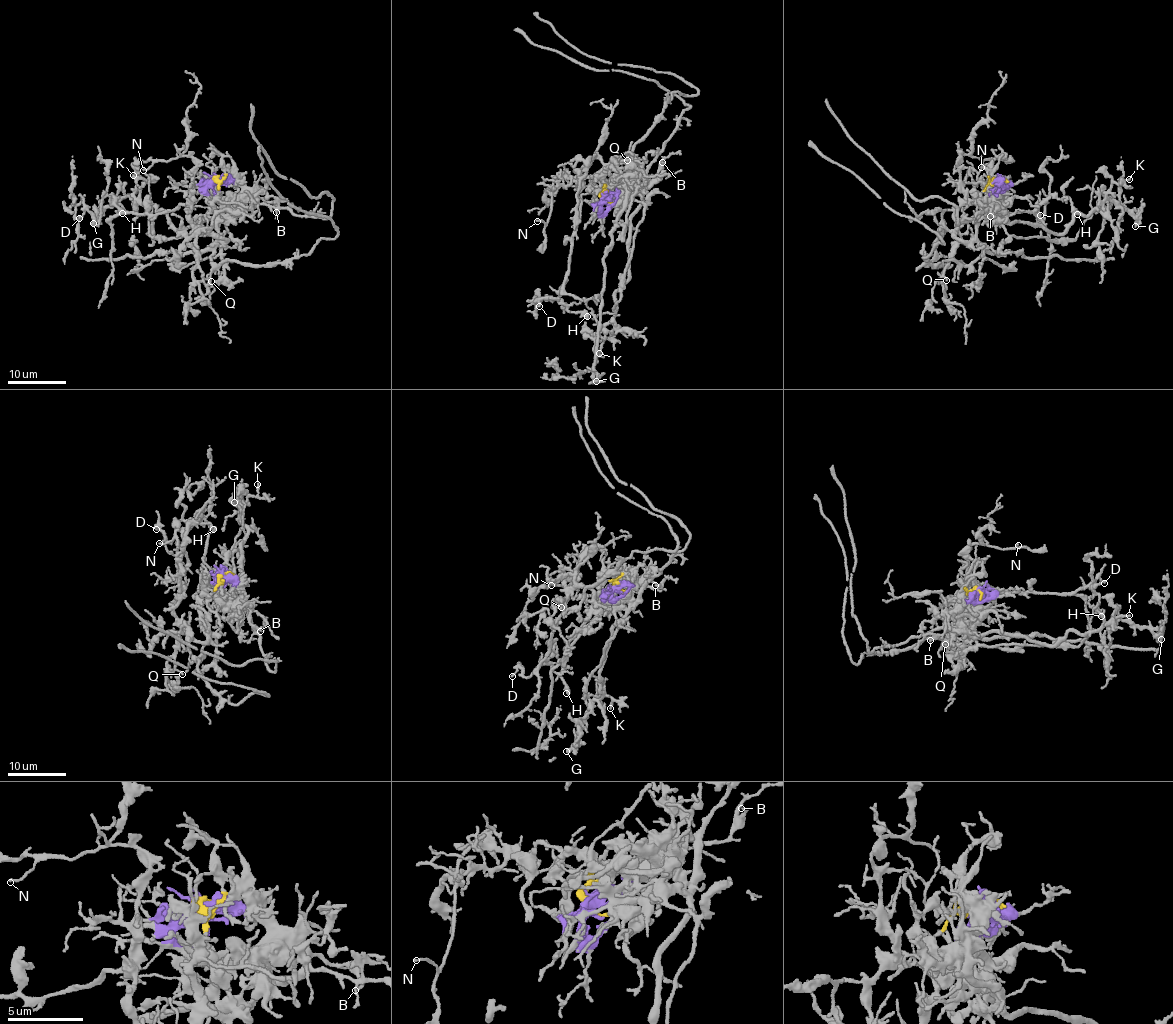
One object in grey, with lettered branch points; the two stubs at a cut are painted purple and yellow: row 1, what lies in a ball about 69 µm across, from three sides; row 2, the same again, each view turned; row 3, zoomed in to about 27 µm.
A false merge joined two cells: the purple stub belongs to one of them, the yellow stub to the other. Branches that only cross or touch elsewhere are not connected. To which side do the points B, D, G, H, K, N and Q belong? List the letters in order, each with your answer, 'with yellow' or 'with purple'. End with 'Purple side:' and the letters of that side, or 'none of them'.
B: with purple
D: with yellow
G: with purple
H: with yellow
K: with purple
N: with yellow
Q: with yellow
Purple side: B, G, K

